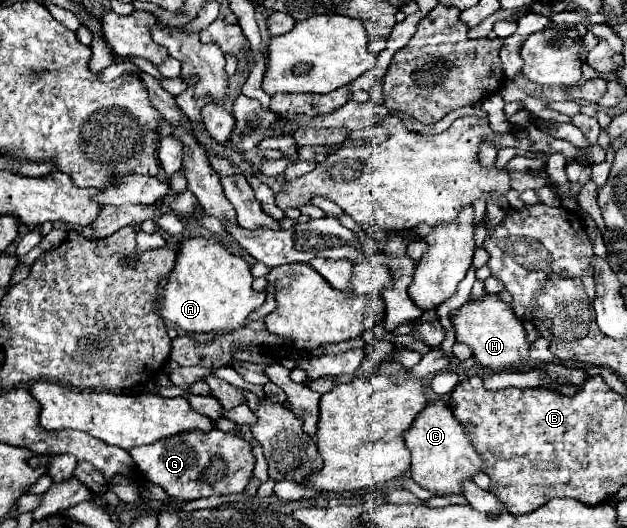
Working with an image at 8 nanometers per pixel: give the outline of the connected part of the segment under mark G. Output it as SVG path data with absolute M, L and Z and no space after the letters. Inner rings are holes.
M212 428L210 432L182 432L178 436L170 436L168 440L158 440L150 446L132 448L130 456L134 464L138 464L138 472L142 476L166 490L168 496L180 498L180 500L196 500L196 498L208 498L208 496L224 496L224 494L238 494L246 488L248 480L252 478L254 470L254 454L250 452L250 444L242 438L236 438L234 432L222 432L218 428ZM212 456L220 456L220 460L226 464L226 472L222 480L214 480L214 484L206 484L202 480L202 472L210 466Z

